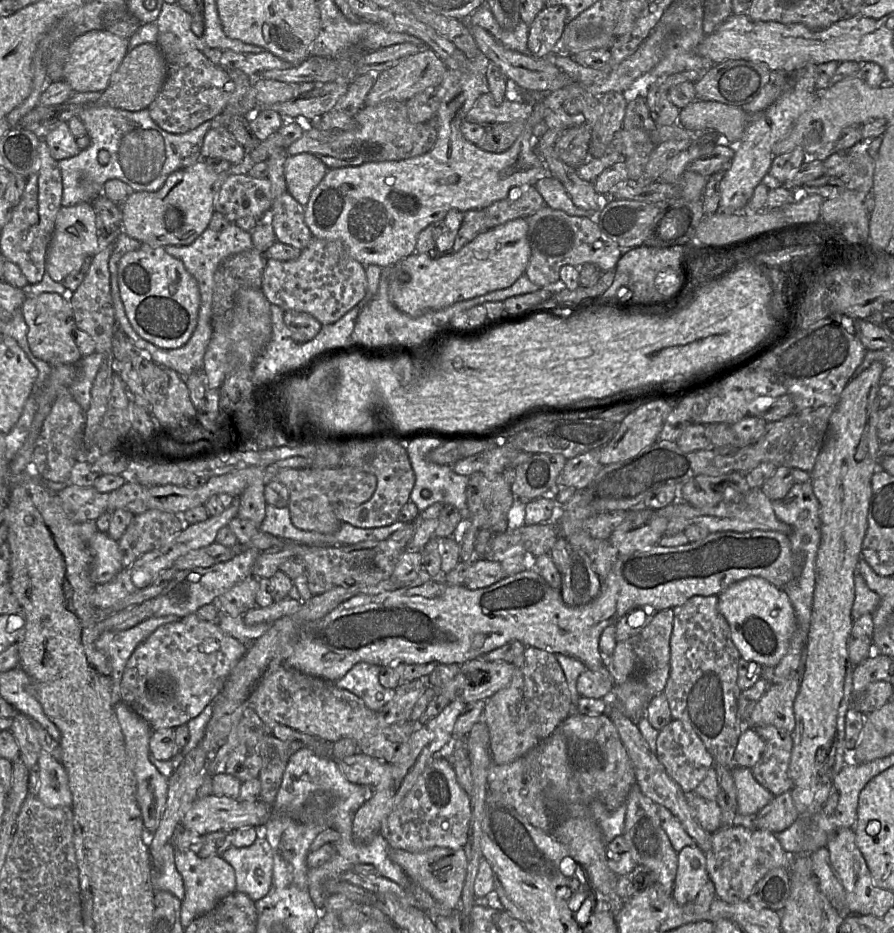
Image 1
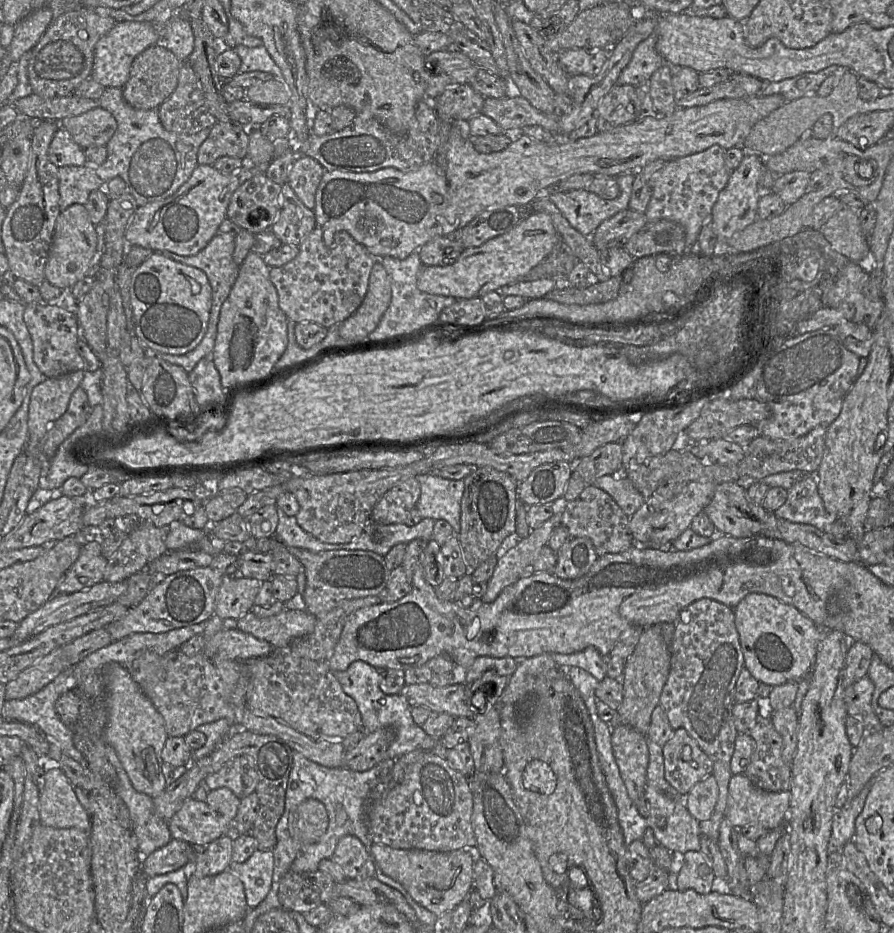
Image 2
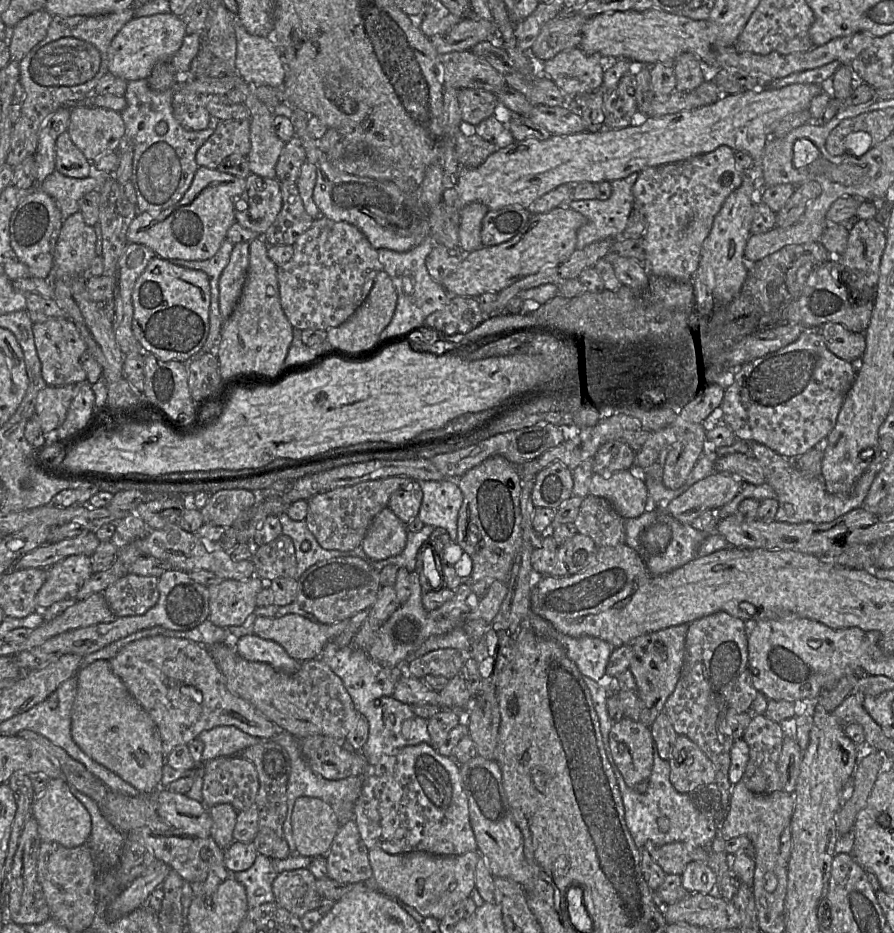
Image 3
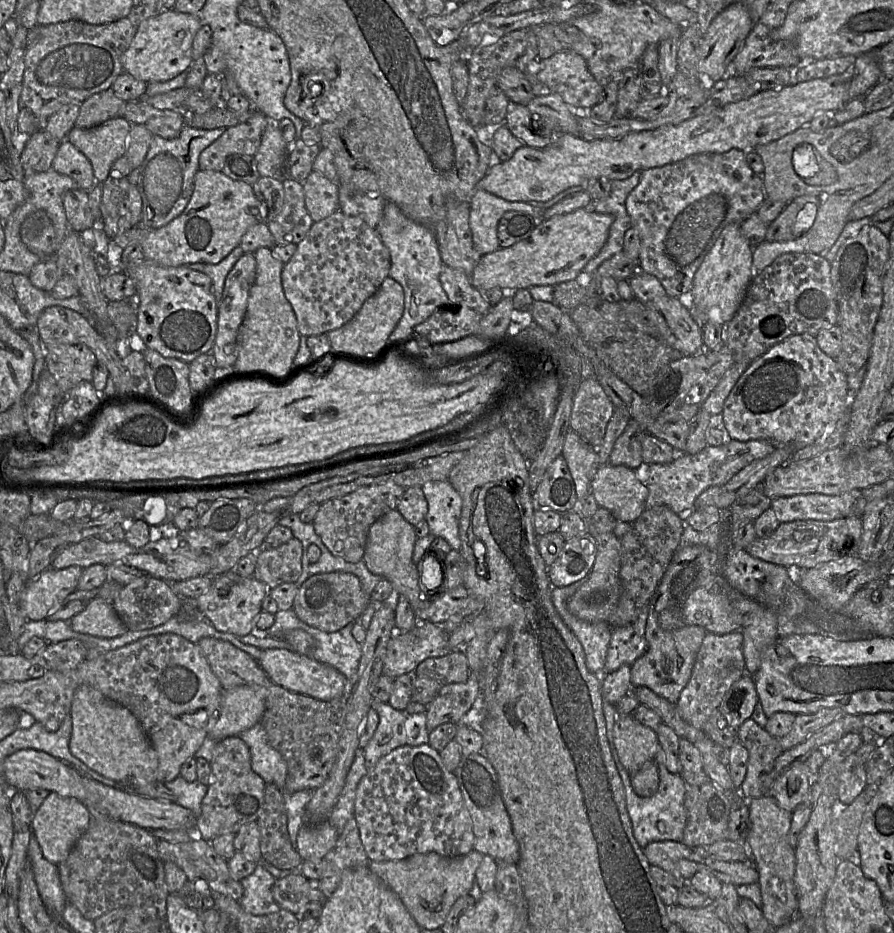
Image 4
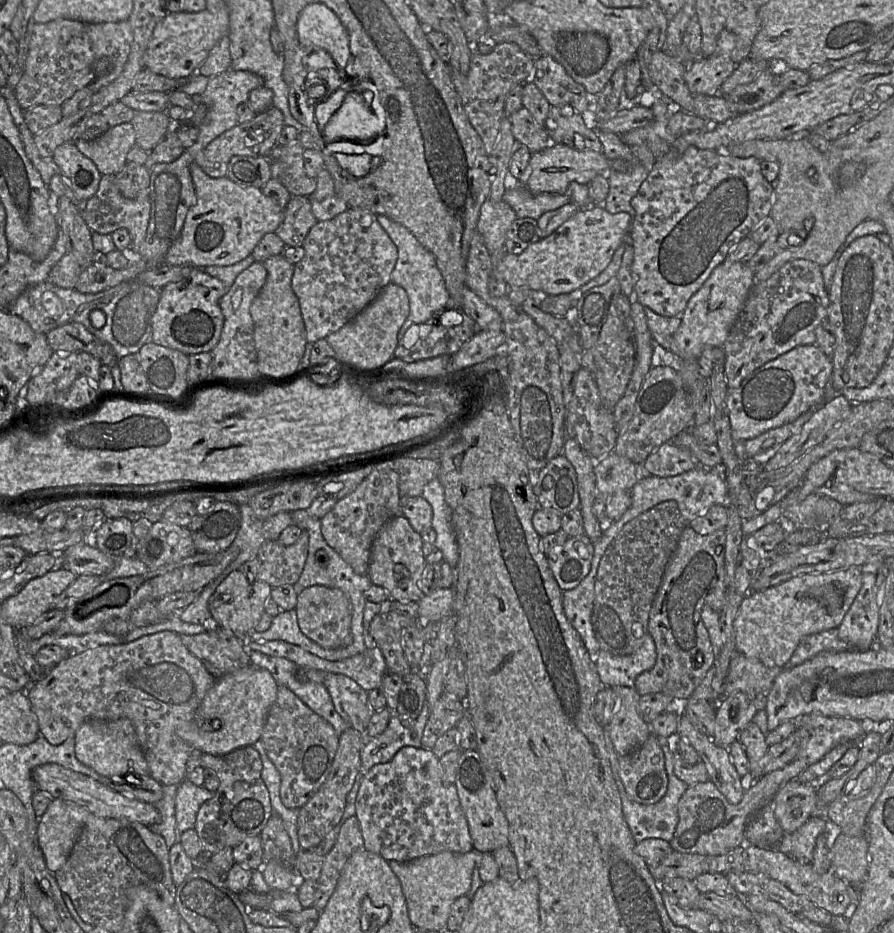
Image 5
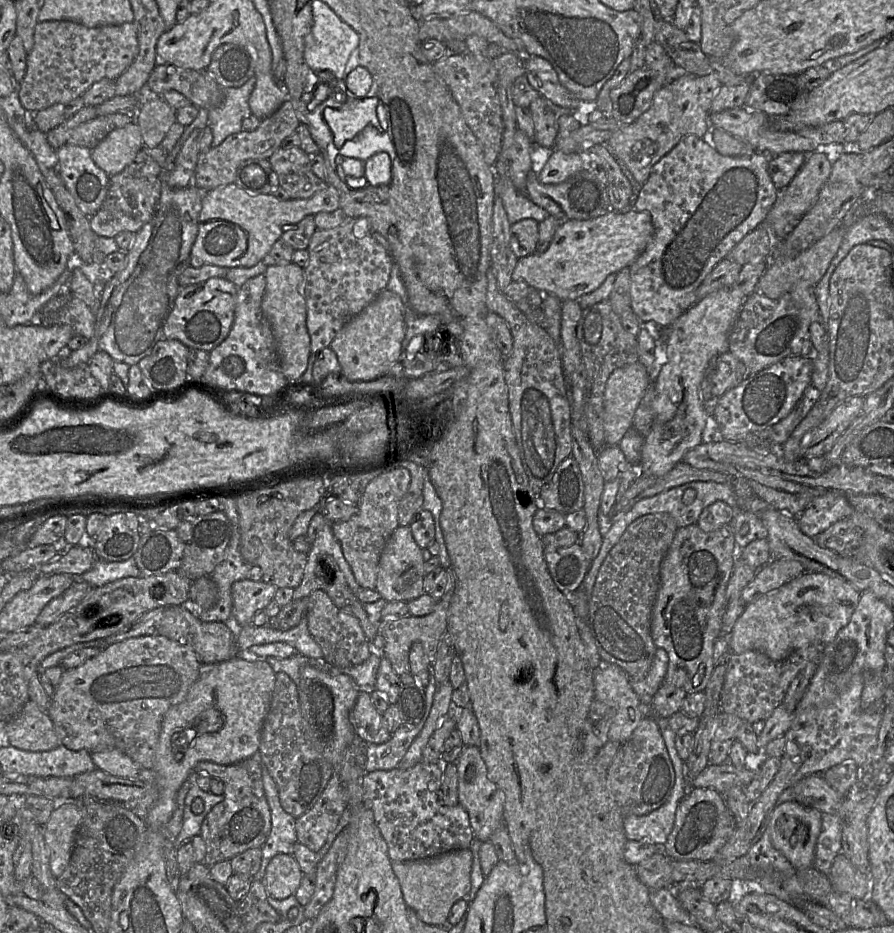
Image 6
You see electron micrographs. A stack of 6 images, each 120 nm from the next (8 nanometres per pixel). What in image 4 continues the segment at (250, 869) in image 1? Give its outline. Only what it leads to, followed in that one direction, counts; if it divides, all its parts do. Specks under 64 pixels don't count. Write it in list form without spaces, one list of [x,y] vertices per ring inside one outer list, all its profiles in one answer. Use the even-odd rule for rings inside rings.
[[[258,863],[251,875],[239,881],[244,889],[243,896],[238,900],[243,910],[251,915],[266,915],[281,910],[271,893],[276,880]]]

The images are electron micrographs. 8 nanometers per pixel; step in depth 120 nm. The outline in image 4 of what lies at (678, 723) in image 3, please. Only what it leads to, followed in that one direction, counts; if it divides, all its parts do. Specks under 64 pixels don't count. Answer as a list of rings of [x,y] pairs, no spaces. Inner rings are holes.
[[[736,630],[723,635],[707,632],[697,653],[691,677],[675,704],[679,715],[693,727],[703,730],[728,690],[745,671],[742,632]]]

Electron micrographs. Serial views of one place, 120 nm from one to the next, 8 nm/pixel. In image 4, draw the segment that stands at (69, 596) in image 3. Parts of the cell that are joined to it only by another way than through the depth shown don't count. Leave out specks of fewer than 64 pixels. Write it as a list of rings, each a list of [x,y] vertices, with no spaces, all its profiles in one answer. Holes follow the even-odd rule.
[[[79,566],[48,568],[30,579],[21,596],[21,606],[26,620],[46,619],[69,594],[77,590],[83,570]]]

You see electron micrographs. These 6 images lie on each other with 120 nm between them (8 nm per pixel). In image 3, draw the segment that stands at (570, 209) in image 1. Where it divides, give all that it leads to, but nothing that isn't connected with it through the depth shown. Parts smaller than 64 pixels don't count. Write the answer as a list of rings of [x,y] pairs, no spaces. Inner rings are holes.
[[[634,172],[628,177],[614,180],[612,184],[612,195],[609,199],[570,200],[566,205],[581,213],[587,219],[586,224],[577,231],[577,248],[583,249],[591,243],[605,240],[618,239],[623,236],[631,211],[634,207],[633,186],[636,183],[639,172]]]

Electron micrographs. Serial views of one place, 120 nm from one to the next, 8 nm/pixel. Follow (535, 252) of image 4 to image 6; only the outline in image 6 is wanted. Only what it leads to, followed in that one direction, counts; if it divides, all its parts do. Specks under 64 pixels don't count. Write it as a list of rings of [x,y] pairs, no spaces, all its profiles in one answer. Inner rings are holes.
[[[630,209],[627,212],[610,210],[606,214],[589,220],[569,219],[562,221],[548,249],[542,254],[532,253],[518,259],[512,281],[525,281],[529,286],[558,297],[562,302],[578,300],[601,286],[607,276],[630,267],[645,251],[654,233],[652,218],[647,211]]]

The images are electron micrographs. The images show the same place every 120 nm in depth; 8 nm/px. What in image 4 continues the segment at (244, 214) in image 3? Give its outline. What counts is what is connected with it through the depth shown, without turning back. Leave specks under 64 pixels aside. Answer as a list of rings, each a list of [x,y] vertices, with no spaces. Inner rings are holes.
[[[261,176],[252,188],[259,200],[259,207],[251,207],[249,212],[256,216],[260,223],[272,221],[283,207],[283,180]]]

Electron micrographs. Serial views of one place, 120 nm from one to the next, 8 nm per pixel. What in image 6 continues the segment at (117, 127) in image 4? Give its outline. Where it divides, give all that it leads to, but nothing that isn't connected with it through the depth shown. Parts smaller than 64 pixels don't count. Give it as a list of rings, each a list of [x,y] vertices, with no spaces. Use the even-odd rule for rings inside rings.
[[[136,123],[113,130],[95,148],[91,158],[108,176],[121,173],[144,147],[141,131]]]

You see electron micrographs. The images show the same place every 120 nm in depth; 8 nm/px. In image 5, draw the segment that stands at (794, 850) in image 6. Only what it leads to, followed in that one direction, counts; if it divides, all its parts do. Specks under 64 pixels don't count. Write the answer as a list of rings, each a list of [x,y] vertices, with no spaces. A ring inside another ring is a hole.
[[[797,779],[791,780],[773,799],[775,818],[785,832],[792,833],[811,817],[816,801],[815,788]]]

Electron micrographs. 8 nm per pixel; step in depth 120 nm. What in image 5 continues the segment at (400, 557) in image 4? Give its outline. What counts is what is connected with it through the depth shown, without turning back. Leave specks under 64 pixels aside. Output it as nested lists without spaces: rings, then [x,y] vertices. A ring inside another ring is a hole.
[[[398,514],[386,522],[376,534],[369,563],[368,576],[373,585],[384,588],[394,601],[416,601],[423,594],[421,580],[426,568],[421,534],[413,529],[409,520]]]

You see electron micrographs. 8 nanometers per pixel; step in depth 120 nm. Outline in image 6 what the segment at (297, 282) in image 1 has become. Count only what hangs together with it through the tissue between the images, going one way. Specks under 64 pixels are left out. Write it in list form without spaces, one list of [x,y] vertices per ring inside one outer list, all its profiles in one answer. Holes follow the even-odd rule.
[[[366,217],[346,218],[344,223],[332,229],[316,229],[307,250],[309,260],[303,269],[303,296],[307,308],[306,325],[311,340],[310,352],[317,354],[324,348],[330,347],[331,342],[343,326],[386,289],[392,268],[392,257],[373,238],[371,223]]]

